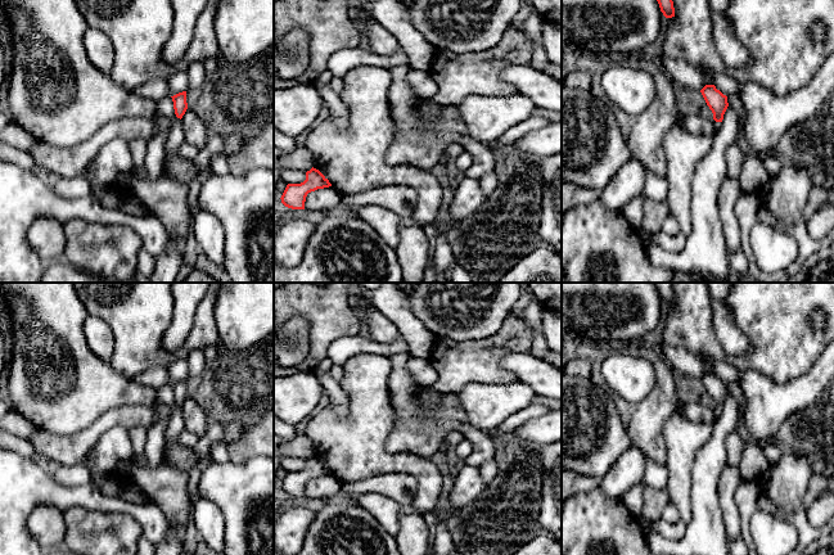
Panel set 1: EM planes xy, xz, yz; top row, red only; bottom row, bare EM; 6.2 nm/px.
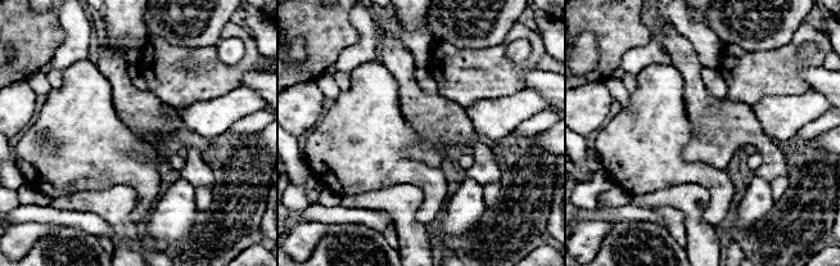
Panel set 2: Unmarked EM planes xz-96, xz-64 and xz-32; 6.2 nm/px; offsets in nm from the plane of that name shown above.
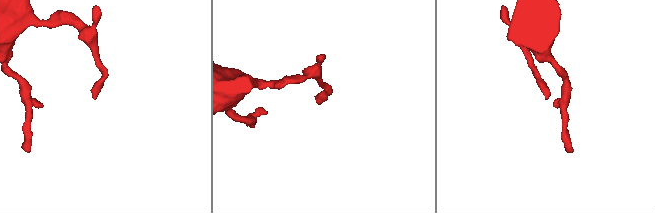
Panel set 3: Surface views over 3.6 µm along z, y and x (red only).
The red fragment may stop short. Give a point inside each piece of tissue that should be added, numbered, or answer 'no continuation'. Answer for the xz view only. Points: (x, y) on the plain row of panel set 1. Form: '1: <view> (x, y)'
no continuation

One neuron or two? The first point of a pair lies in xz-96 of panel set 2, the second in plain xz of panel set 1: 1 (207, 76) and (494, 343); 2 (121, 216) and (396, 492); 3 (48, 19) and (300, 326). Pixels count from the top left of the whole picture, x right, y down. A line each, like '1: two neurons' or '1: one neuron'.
1: one neuron
2: one neuron
3: two neurons

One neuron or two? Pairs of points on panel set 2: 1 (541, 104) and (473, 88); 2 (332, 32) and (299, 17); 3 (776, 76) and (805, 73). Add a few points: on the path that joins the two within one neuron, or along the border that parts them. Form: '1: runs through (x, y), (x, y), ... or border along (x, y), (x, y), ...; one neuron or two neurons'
1: border along (524, 86), (511, 94), (484, 97), (478, 100); two neurons
2: runs through (324, 28), (307, 17); one neuron
3: border along (822, 64), (804, 67), (798, 75); two neurons

